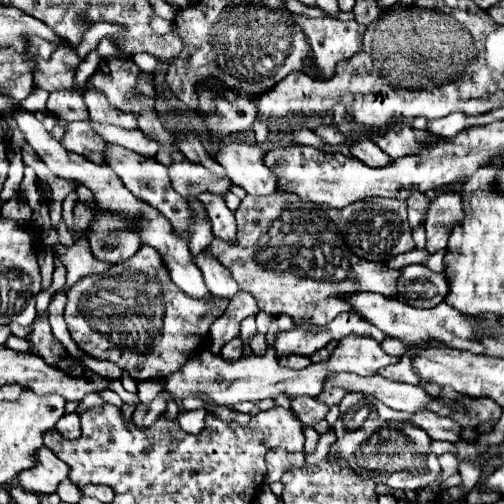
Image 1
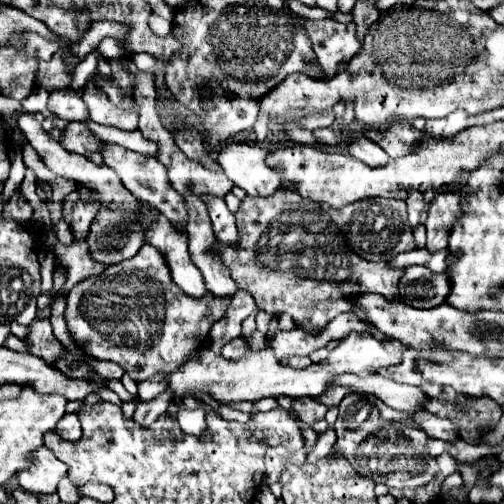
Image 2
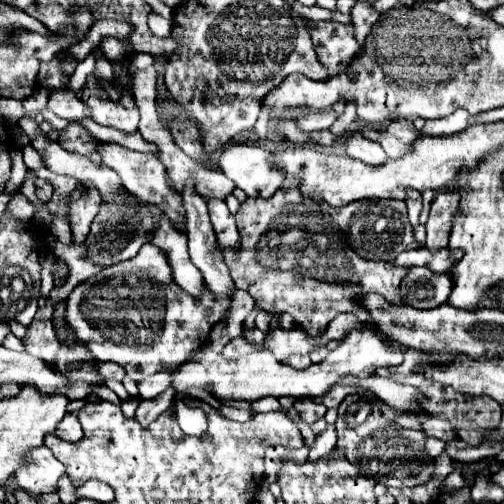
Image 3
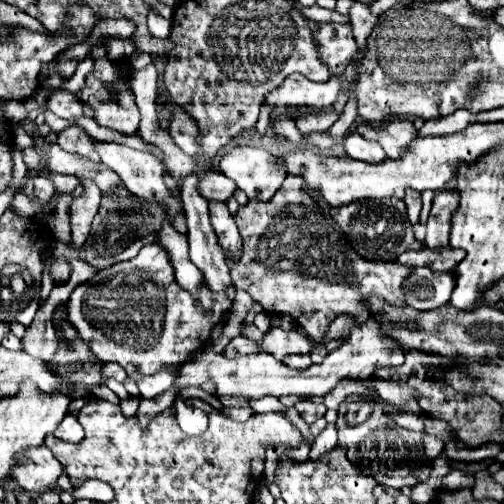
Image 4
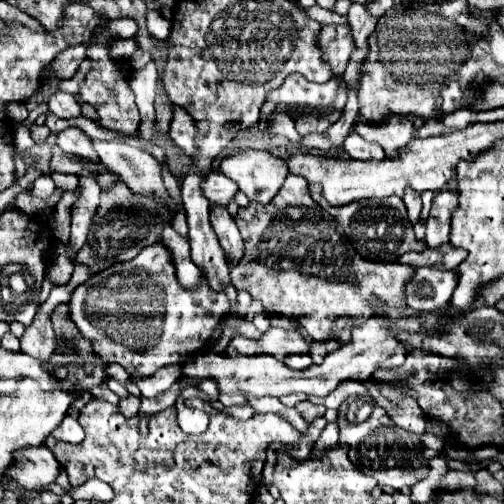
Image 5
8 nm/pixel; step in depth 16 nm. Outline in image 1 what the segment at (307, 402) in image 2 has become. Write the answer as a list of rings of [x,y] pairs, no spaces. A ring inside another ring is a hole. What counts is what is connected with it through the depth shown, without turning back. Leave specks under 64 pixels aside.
[[[296,396],[296,398],[290,398],[290,402],[292,402],[292,410],[296,412],[296,416],[308,426],[324,420],[328,412],[328,406],[312,396]]]

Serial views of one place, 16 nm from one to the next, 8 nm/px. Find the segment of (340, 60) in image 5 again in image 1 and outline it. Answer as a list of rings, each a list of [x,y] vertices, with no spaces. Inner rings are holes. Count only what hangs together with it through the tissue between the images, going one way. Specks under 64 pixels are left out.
[[[296,14],[300,26],[304,28],[308,40],[312,42],[314,64],[320,72],[324,72],[324,79],[332,78],[336,64],[340,60],[352,58],[356,52],[362,50],[362,38],[358,32],[358,24],[354,20],[340,22],[336,18],[306,18]]]

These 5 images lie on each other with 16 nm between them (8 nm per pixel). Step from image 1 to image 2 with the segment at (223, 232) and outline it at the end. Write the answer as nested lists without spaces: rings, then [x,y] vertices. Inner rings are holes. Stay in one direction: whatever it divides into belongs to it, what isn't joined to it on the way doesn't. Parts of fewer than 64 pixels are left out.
[[[200,196],[206,206],[208,206],[208,214],[214,226],[214,234],[222,244],[236,244],[238,240],[238,230],[236,230],[236,222],[234,222],[234,214],[230,214],[226,202],[222,198],[214,198],[214,196]]]

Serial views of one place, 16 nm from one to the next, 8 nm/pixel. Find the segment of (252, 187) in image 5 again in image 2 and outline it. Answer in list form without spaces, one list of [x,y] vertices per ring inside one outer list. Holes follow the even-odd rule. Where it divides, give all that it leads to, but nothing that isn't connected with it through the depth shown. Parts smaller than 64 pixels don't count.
[[[228,144],[218,156],[226,176],[248,196],[272,196],[280,188],[280,174],[266,164],[268,150],[250,144]]]

